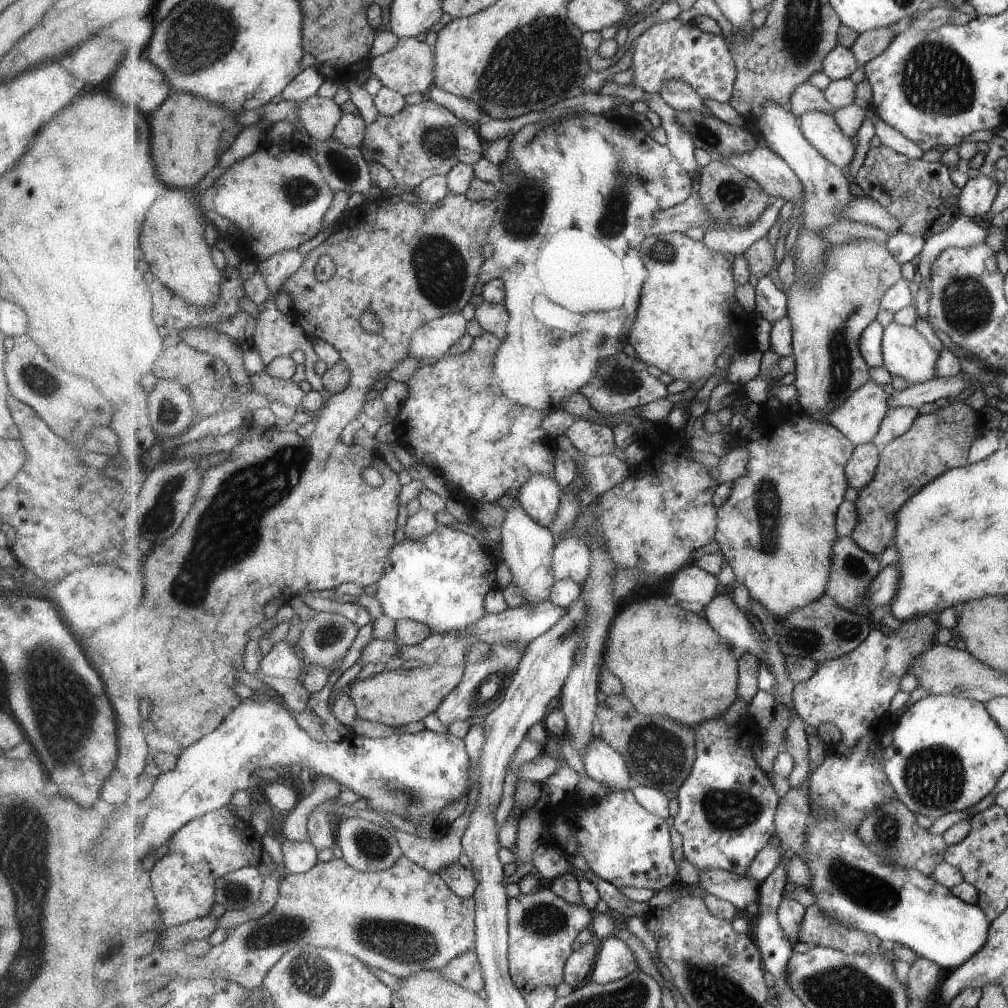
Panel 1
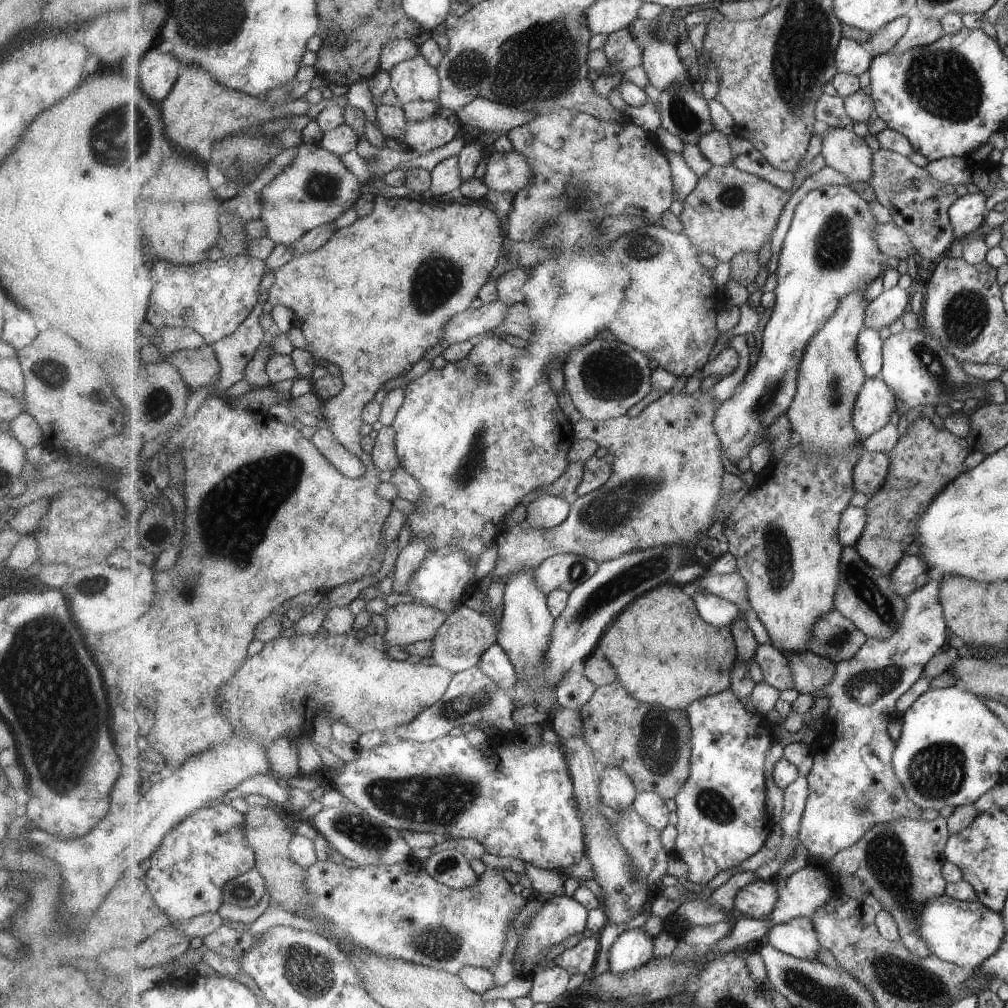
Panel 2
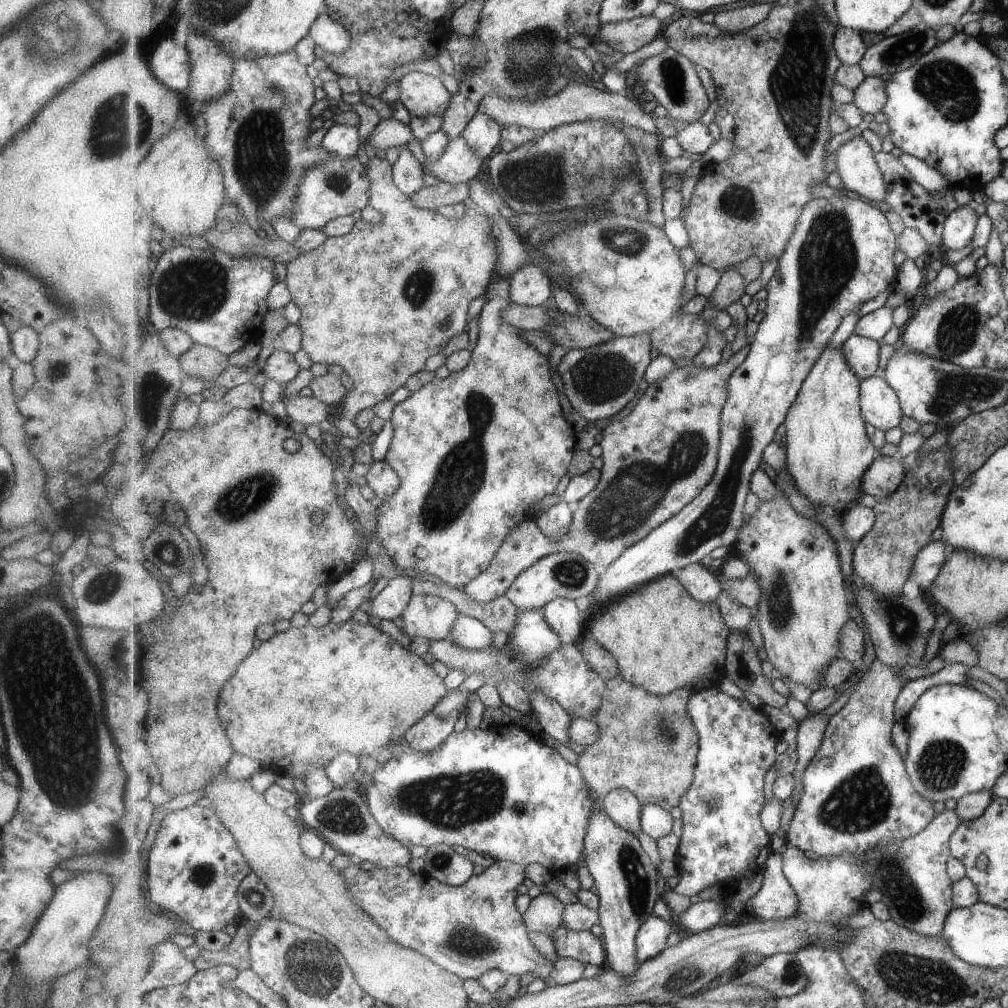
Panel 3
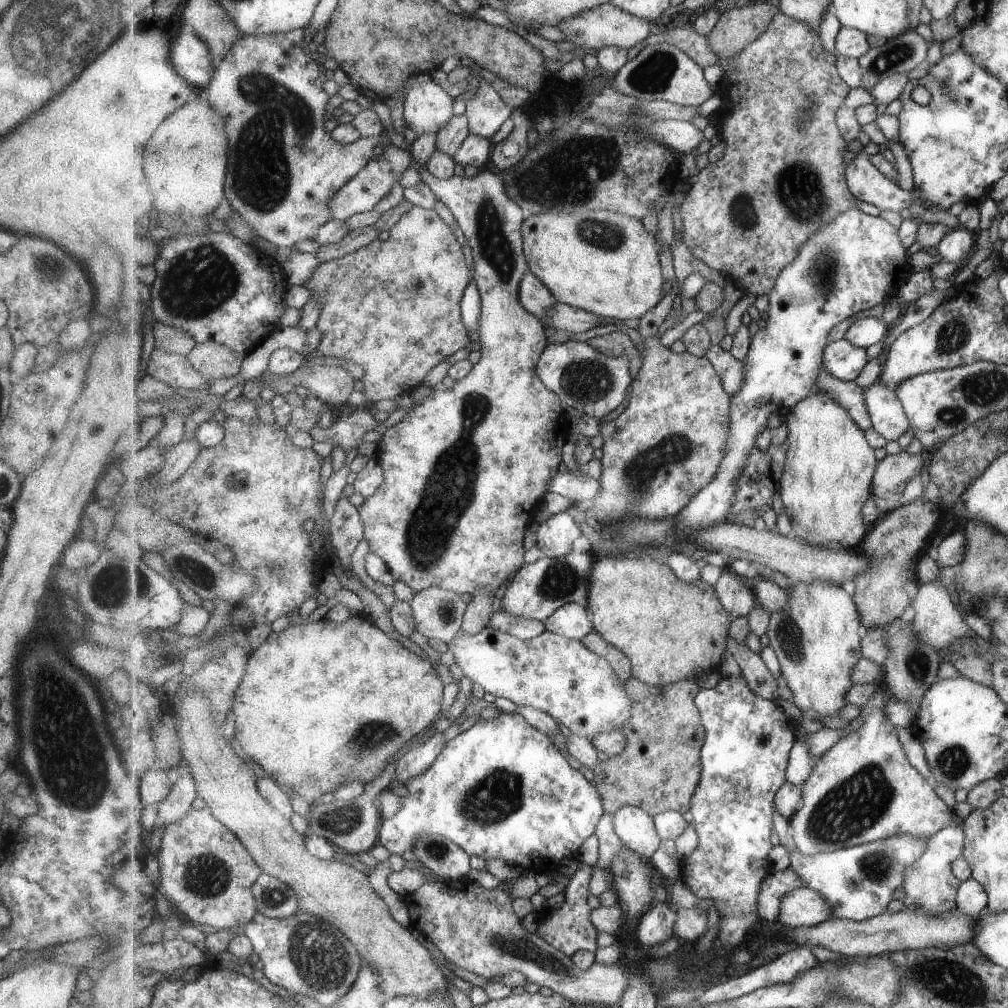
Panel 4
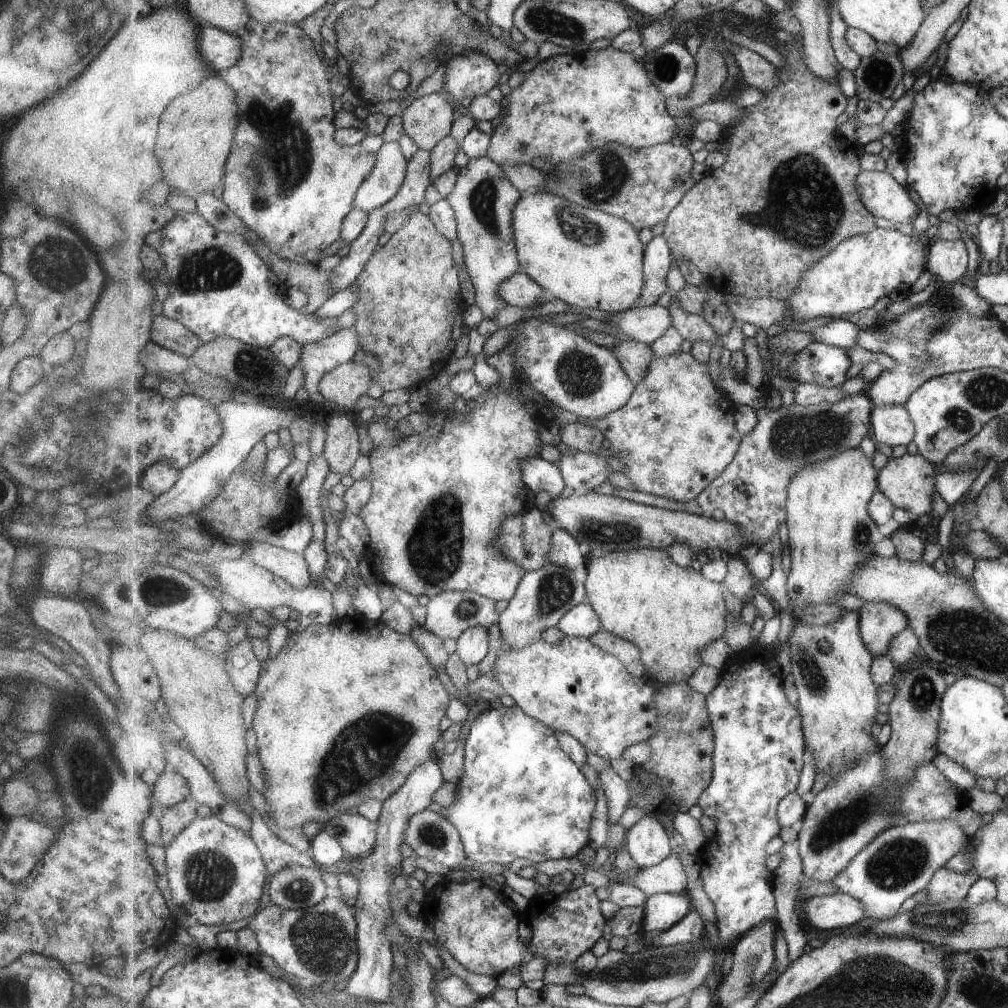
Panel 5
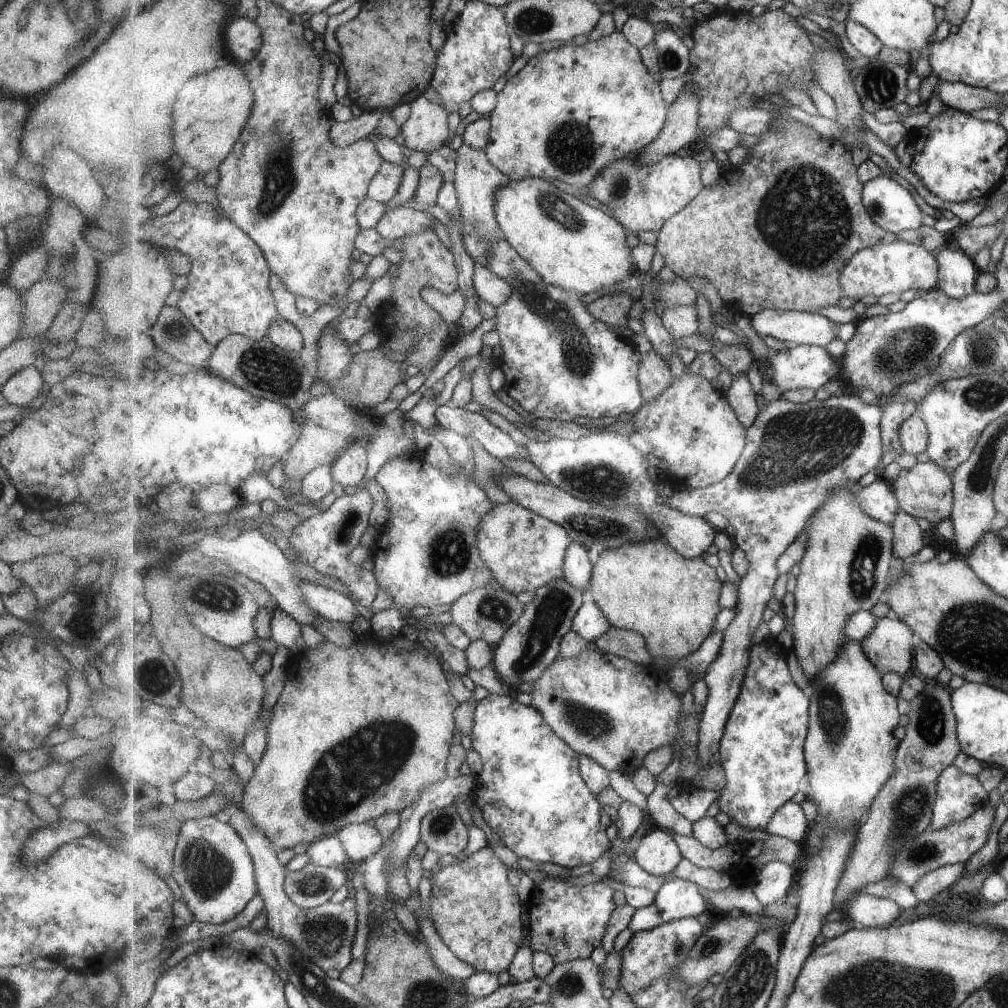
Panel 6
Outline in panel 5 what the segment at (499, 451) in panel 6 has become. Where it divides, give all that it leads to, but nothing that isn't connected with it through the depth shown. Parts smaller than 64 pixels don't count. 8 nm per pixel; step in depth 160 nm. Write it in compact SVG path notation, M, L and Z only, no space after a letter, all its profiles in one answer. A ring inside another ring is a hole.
M527 457L520 462L526 486L534 493L547 491L552 498L563 494L566 482L561 469L556 465L539 457Z

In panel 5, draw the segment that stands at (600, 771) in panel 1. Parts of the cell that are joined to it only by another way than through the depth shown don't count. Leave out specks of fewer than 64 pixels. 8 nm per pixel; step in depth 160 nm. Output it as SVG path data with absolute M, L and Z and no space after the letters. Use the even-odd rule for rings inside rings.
M645 814L625 834L627 856L641 869L661 864L673 852L671 842L656 815Z

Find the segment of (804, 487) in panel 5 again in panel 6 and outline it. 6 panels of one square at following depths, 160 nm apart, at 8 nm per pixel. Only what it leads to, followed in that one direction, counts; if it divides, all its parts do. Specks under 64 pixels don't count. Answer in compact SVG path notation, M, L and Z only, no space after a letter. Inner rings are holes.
M849 481L830 495L829 500L811 517L806 530L810 536L807 554L800 564L797 588L794 590L795 612L789 620L794 636L792 650L806 678L816 679L822 670L836 660L848 636L845 627L849 619L859 611L870 611L885 597L890 580L894 556L894 528L892 524L882 523L871 518L857 502L856 494L862 489L857 483Z

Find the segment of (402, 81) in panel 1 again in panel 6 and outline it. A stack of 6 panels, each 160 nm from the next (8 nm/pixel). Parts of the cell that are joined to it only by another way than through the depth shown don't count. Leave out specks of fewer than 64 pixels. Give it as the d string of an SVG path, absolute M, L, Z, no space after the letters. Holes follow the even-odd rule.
M428 96L419 97L412 103L412 114L404 124L402 144L427 154L440 149L449 140L446 111L443 105L431 103Z

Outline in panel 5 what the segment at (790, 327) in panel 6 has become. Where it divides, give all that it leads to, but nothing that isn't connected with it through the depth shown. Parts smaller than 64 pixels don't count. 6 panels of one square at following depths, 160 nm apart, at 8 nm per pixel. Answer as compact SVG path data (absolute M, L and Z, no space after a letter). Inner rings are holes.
M832 319L832 321L816 327L809 332L812 332L814 340L818 343L847 350L857 345L857 337L859 336L859 331L862 330L859 326L853 324L853 322Z

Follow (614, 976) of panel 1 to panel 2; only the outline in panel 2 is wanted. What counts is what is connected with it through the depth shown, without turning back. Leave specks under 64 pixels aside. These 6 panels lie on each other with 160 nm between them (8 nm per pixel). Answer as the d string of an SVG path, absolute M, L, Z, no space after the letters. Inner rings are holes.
M643 927L623 932L609 949L608 970L623 974L649 964L655 958L653 939Z

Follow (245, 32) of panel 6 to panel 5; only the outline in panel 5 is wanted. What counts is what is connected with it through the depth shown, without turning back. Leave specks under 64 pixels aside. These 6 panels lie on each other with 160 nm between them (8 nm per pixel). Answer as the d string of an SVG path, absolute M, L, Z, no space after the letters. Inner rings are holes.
M216 26L199 31L199 48L213 74L223 75L239 62L243 54L243 41L239 35Z

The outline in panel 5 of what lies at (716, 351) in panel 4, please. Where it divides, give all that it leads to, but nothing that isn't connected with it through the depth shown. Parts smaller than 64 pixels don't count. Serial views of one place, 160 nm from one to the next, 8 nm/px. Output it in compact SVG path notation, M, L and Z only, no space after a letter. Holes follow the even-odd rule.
M730 366L721 368L721 380L716 385L736 406L749 405L753 407L757 411L759 422L751 434L743 436L737 456L724 470L724 473L716 478L695 500L703 508L705 515L709 516L712 510L718 508L725 514L727 522L736 524L742 529L742 534L745 537L750 537L752 545L749 545L746 550L742 550L744 557L748 556L750 551L757 552L763 548L769 548L769 544L779 534L779 528L786 524L788 490L798 471L806 466L815 465L816 462L820 463L832 456L843 454L847 449L859 449L861 442L867 436L871 438L872 414L875 404L868 397L866 391L861 391L836 403L819 403L807 406L794 402L790 406L781 405L777 409L769 409L767 408L766 392L753 388L743 377L739 377Z

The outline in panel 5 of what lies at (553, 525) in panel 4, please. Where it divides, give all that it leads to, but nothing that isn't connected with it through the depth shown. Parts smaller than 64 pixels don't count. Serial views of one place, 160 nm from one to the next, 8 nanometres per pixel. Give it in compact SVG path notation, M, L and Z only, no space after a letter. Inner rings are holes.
M555 527L553 531L550 560L557 566L571 570L587 566L578 538L559 527Z

